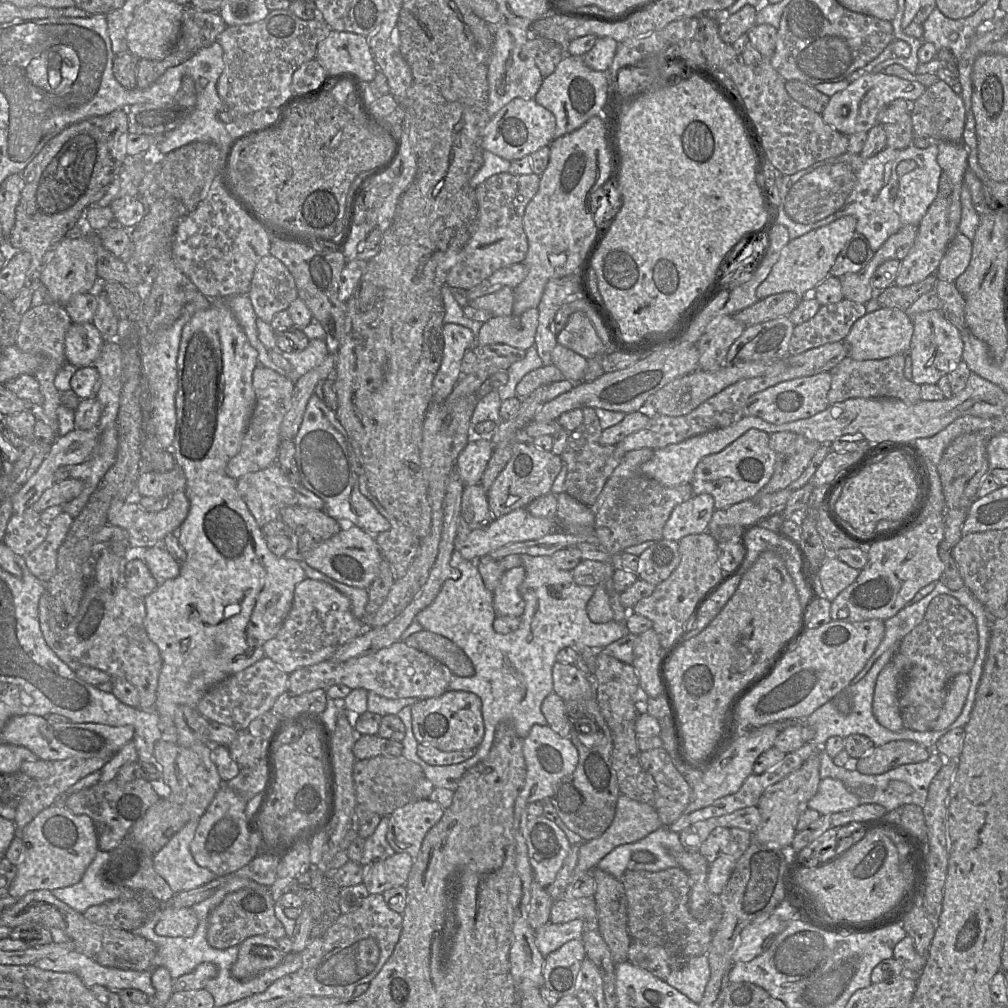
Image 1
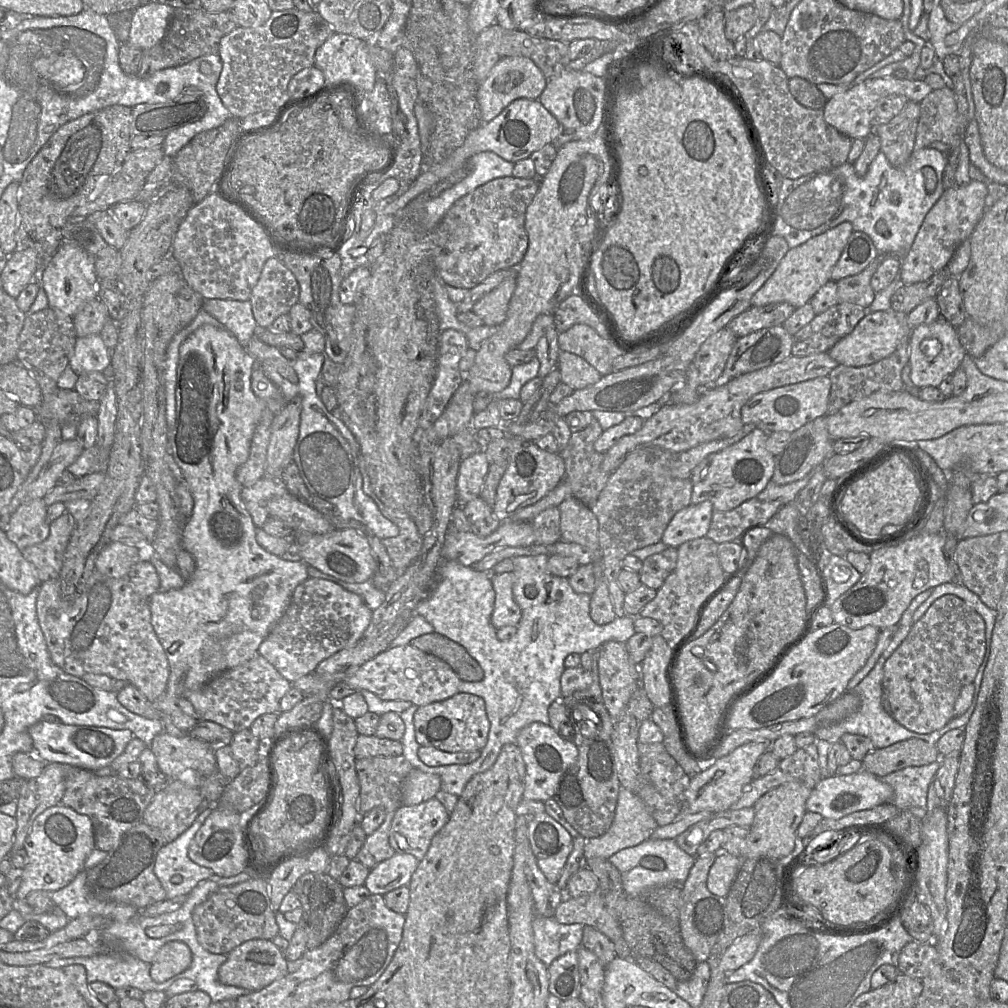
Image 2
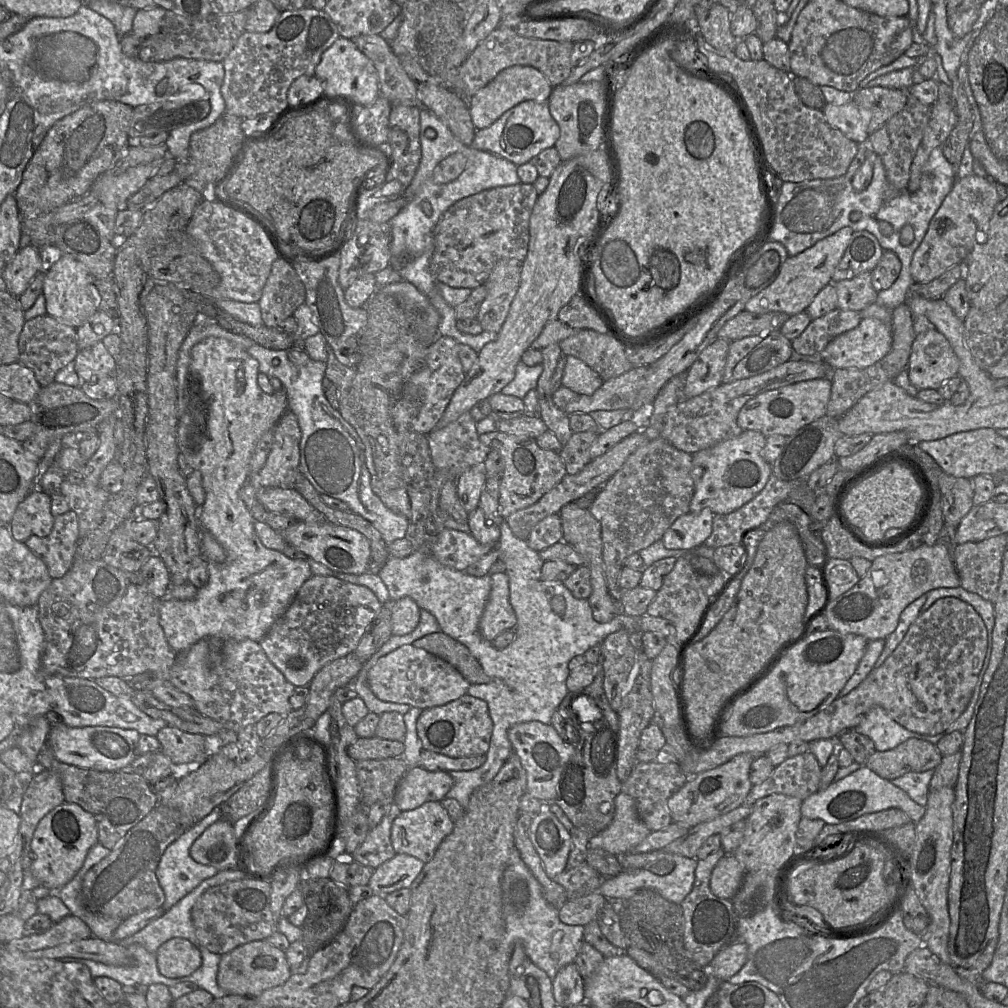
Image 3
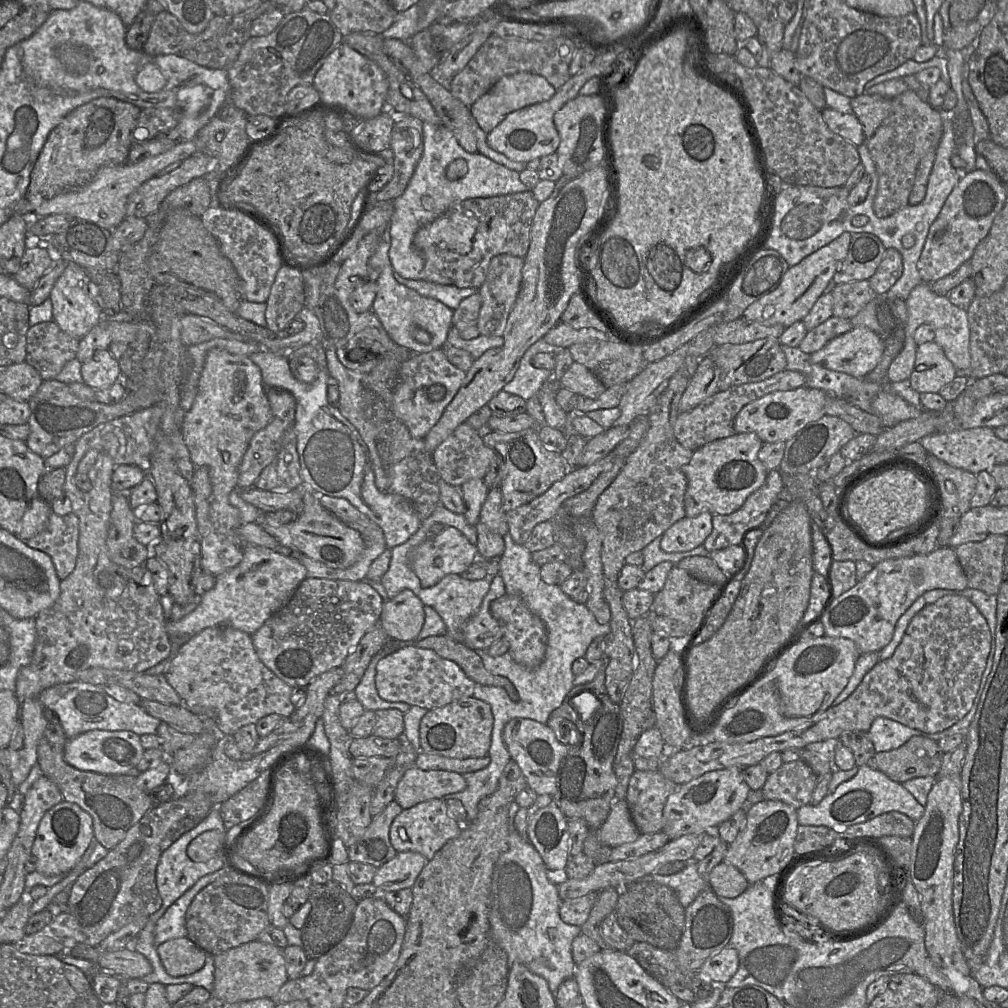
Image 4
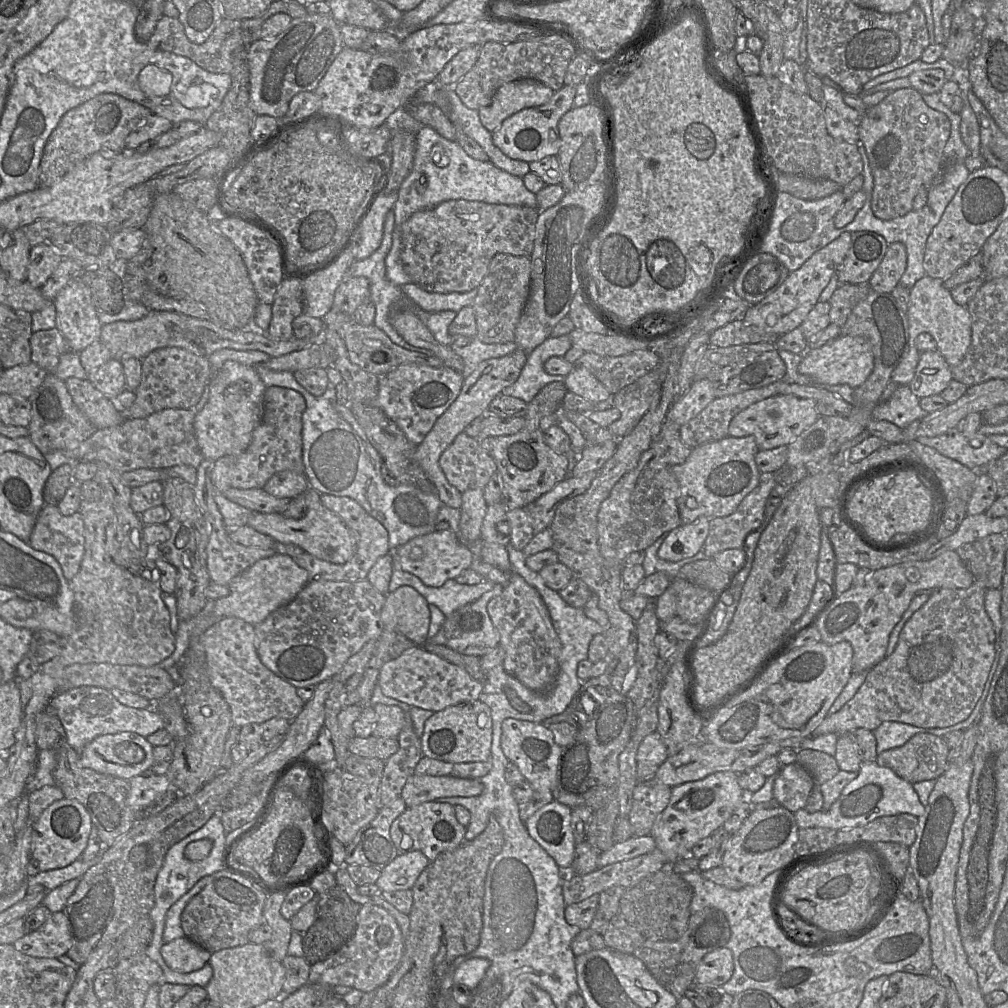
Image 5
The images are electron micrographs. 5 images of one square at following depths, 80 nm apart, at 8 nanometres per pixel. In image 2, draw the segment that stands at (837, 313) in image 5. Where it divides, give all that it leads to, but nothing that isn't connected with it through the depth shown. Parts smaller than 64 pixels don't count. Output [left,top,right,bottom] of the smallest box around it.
[837,254,889,309]

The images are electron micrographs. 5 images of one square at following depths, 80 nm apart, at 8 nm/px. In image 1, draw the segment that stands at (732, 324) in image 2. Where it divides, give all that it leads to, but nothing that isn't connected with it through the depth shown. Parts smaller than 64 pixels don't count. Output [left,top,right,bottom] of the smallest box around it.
[733,292,804,327]

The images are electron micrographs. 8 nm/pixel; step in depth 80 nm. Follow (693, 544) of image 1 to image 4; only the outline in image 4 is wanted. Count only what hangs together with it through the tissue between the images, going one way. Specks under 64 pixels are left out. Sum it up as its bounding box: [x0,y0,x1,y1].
[650,565,718,635]

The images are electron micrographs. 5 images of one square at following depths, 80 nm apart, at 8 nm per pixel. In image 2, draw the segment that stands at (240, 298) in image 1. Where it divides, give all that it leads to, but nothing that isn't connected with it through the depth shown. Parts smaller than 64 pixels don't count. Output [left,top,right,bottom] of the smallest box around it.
[203,299,266,345]

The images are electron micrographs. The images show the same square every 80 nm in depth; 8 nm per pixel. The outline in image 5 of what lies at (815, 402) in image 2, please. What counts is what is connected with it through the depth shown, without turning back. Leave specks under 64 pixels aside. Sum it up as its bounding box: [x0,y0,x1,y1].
[728,394,818,450]

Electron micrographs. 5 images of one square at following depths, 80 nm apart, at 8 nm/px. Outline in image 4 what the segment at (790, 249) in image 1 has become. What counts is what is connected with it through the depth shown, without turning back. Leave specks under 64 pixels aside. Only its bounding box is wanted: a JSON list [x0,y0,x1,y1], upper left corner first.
[743,232,852,327]

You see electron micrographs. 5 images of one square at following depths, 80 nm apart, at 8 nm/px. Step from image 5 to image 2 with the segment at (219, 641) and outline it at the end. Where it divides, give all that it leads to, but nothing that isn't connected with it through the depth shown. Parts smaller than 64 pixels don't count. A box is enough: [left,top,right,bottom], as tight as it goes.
[181,654,291,733]

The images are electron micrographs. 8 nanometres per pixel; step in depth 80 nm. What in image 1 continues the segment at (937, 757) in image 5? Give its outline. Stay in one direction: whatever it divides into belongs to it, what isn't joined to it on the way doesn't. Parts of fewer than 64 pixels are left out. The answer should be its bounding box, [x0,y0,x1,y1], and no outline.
[856,741,931,775]

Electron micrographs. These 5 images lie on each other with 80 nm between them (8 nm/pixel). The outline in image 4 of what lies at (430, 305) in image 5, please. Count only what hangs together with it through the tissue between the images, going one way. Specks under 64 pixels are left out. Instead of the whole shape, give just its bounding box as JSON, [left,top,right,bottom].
[394,271,478,310]

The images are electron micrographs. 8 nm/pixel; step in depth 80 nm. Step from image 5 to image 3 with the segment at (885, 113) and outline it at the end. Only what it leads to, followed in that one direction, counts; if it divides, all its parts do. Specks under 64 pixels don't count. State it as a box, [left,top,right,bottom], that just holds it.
[868,94,931,191]

